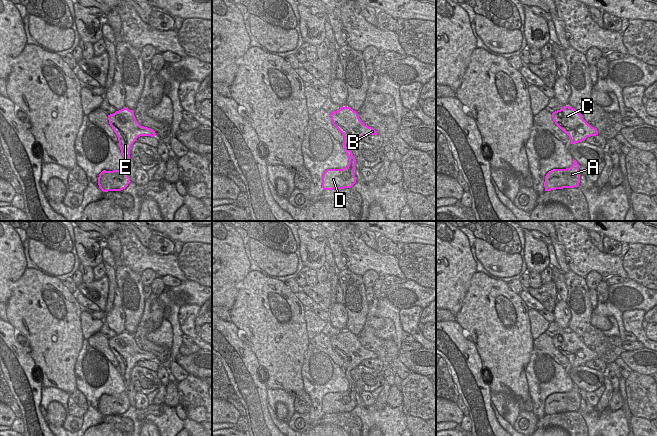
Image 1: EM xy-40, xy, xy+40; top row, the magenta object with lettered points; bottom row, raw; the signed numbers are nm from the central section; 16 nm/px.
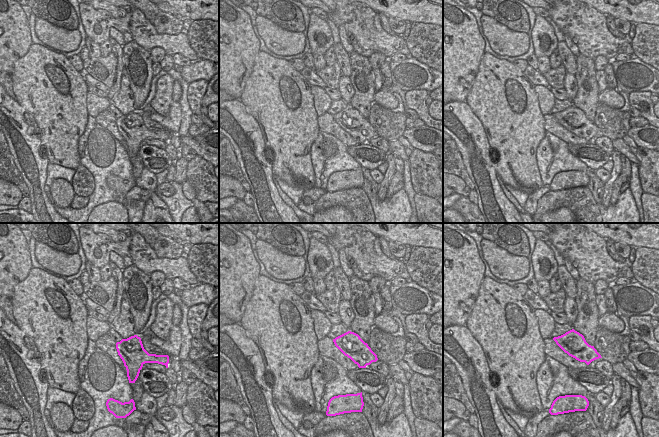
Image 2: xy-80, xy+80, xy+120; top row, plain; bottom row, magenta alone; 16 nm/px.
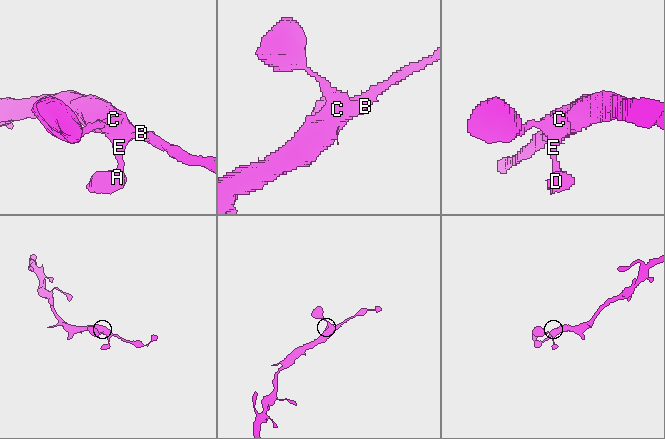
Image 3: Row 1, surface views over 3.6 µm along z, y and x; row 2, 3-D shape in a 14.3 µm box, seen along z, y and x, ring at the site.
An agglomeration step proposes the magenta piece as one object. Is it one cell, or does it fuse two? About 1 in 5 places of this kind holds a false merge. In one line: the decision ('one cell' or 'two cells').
one cell

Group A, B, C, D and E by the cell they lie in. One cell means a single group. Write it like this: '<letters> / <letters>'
A B C D E

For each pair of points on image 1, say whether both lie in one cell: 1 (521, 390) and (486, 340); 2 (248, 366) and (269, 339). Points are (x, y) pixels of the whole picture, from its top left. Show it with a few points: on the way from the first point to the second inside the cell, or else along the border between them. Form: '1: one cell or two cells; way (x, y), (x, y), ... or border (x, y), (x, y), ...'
1: one cell; way (510, 378), (504, 368), (504, 358), (498, 352)
2: two cells; border (251, 348), (258, 364), (257, 375), (261, 380)

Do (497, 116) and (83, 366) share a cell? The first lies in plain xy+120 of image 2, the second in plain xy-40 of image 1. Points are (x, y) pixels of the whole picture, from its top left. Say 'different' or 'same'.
different

